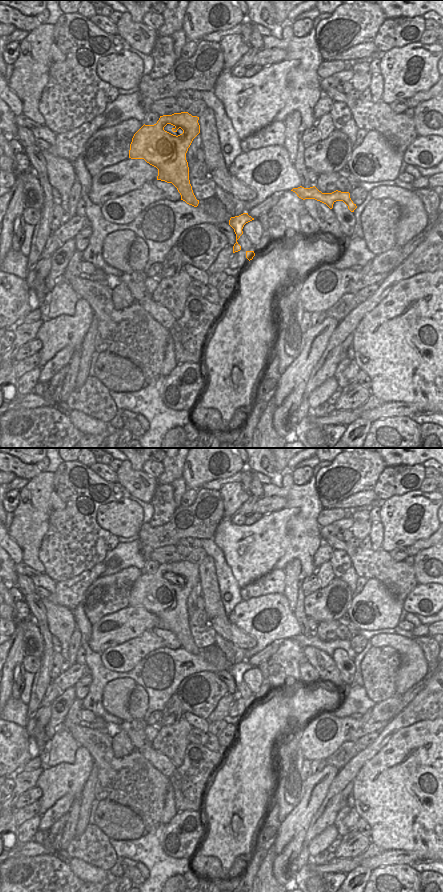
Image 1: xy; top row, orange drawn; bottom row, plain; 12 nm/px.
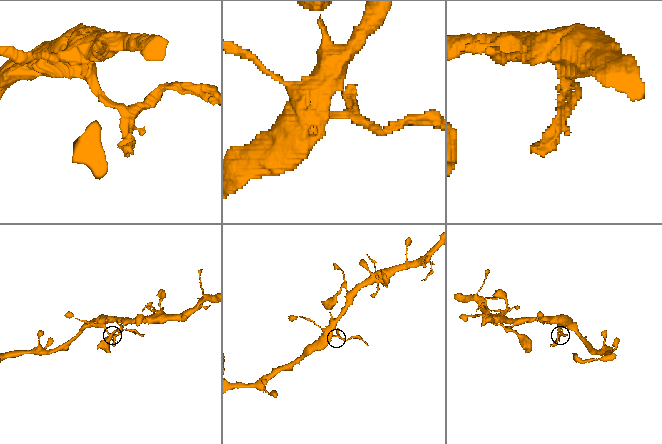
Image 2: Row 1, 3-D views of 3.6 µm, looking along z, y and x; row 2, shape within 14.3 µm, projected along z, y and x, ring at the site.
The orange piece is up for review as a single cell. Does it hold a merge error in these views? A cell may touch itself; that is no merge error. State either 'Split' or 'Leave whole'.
Split.

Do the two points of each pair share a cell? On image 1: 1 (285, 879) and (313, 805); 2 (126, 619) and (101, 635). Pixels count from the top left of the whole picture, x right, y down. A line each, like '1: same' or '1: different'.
1: same
2: same

